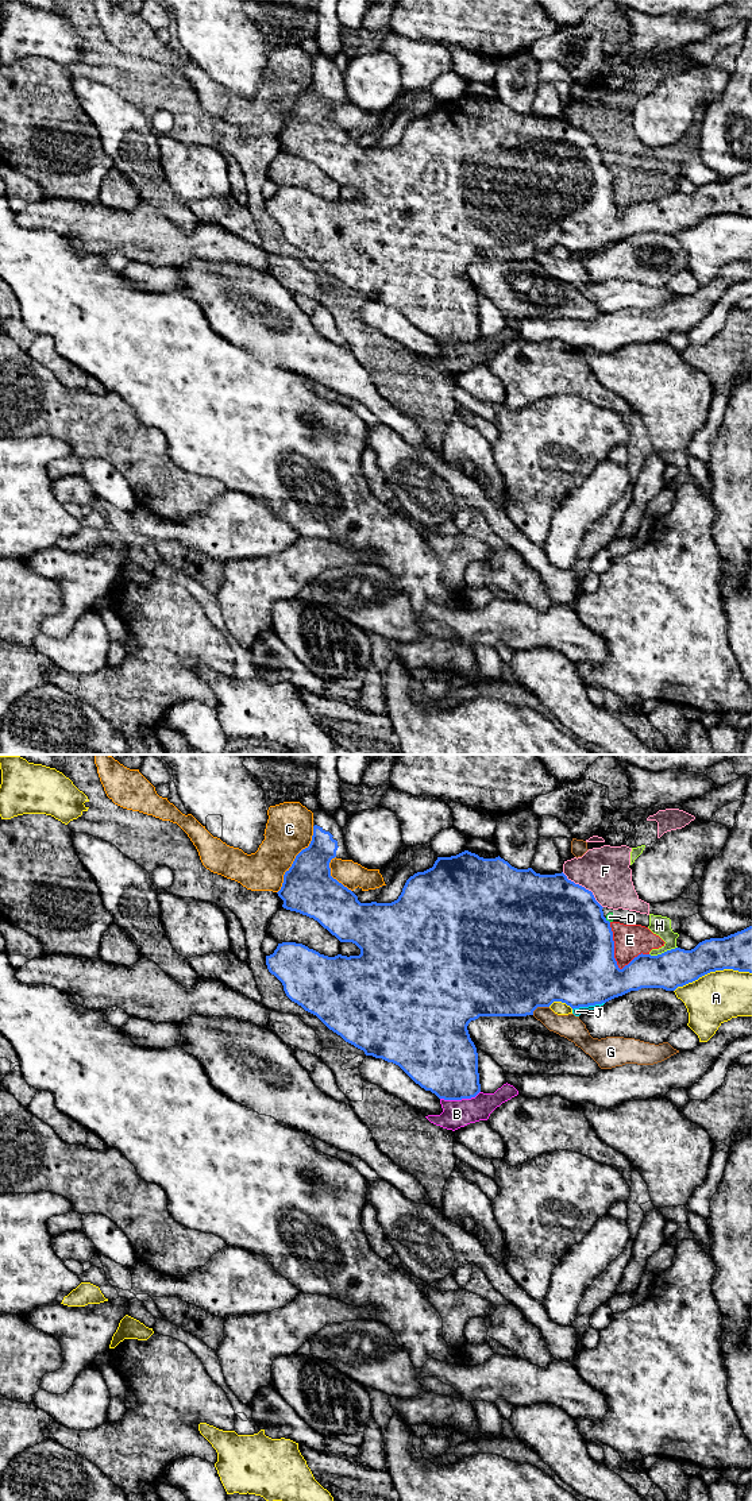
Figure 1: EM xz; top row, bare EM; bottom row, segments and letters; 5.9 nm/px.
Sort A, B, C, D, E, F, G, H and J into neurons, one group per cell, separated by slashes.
A / B D E F H J / C / G

